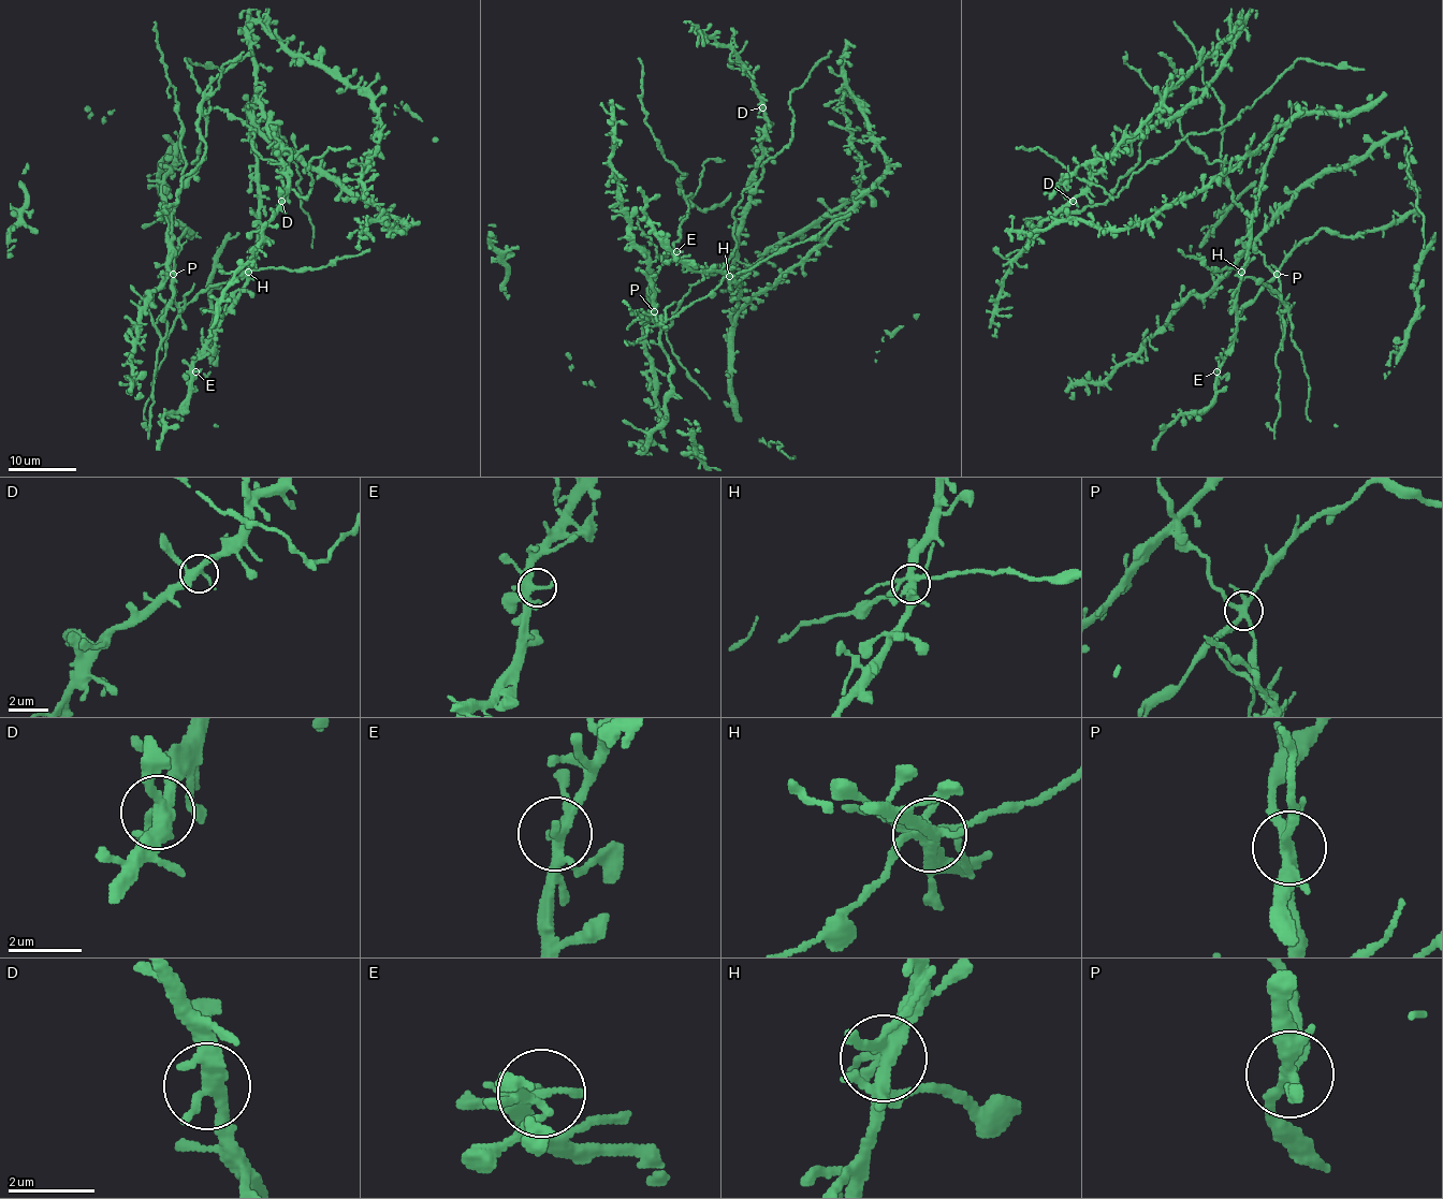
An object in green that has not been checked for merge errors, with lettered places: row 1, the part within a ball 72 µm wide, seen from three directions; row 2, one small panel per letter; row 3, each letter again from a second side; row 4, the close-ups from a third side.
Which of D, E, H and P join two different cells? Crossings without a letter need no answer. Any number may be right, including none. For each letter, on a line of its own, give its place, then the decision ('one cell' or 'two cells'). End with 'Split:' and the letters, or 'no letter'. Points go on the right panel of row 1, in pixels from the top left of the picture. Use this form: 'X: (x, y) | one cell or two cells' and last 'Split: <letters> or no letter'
D: (1073, 201) | one cell
E: (1216, 371) | one cell
H: (1241, 272) | two cells
P: (1277, 274) | two cells
Split: H, P

